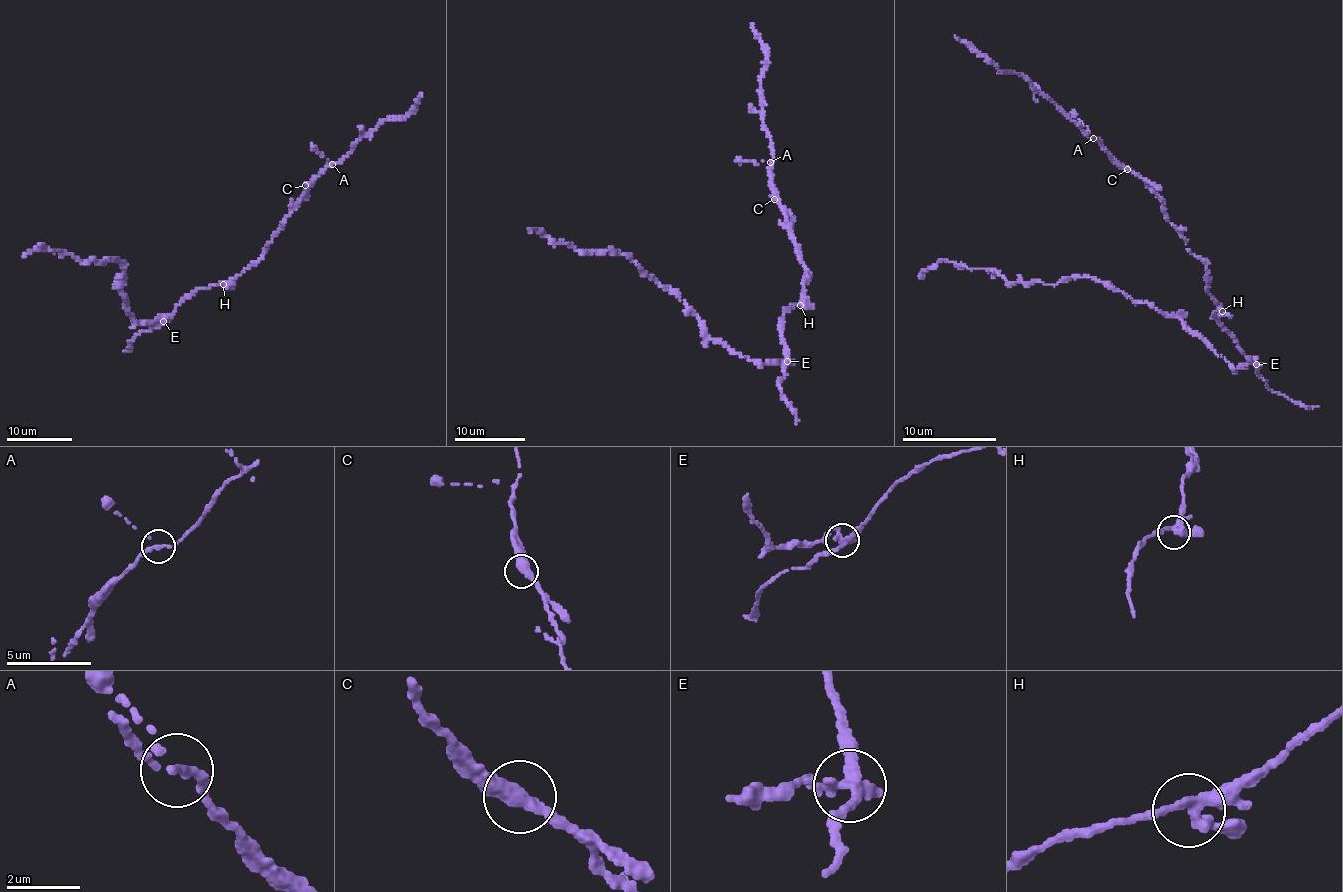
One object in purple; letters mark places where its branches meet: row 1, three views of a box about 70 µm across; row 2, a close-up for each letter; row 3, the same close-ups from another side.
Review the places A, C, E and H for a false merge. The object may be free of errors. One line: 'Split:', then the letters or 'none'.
Split: E

